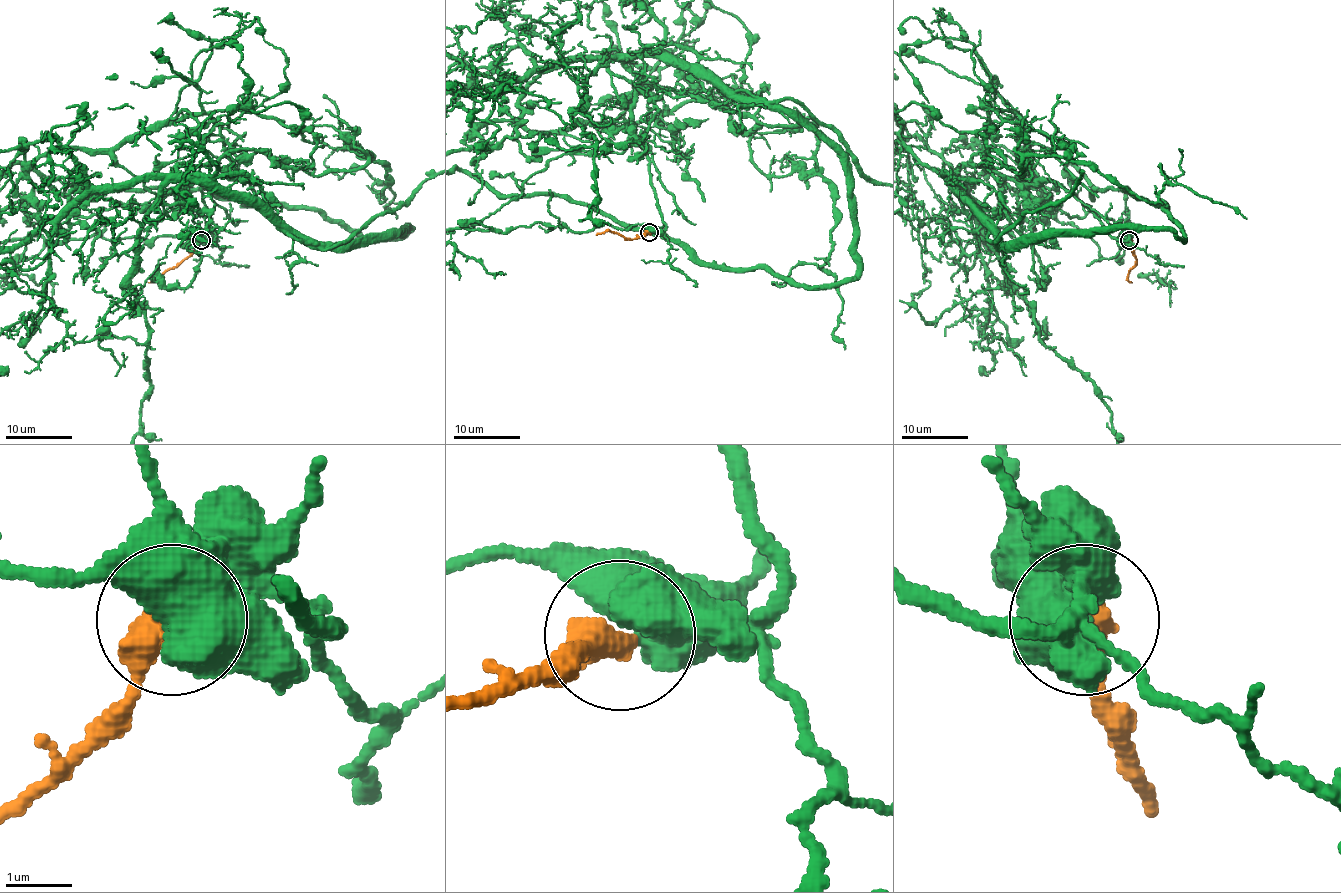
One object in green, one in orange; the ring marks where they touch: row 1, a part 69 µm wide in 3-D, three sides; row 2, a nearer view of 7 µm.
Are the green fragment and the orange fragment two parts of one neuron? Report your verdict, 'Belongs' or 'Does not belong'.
Belongs

